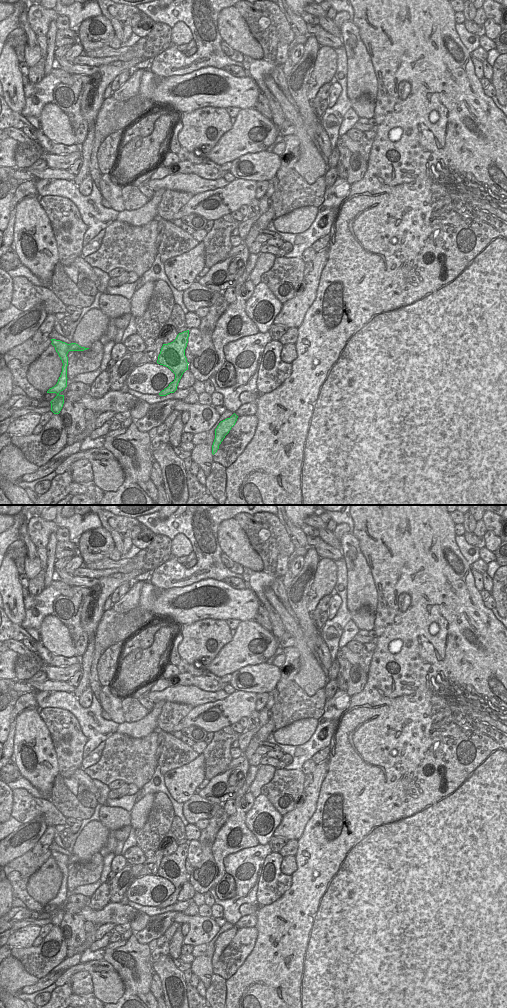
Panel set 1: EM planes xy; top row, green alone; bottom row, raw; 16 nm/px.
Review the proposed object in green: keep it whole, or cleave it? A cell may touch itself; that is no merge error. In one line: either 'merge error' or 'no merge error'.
no merge error

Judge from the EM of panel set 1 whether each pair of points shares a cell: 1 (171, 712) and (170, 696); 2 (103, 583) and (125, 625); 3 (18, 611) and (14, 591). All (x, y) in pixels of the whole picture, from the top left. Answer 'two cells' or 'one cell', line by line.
1: two cells
2: two cells
3: one cell

